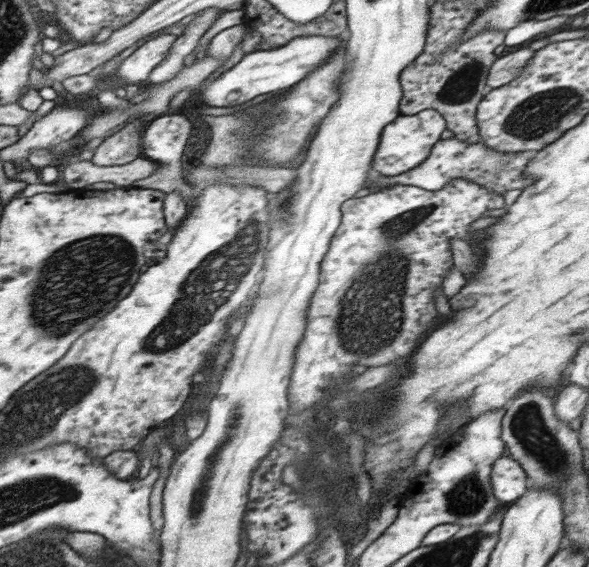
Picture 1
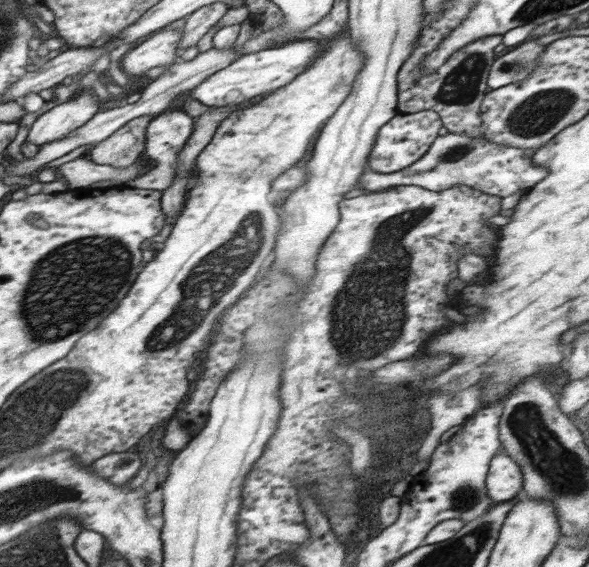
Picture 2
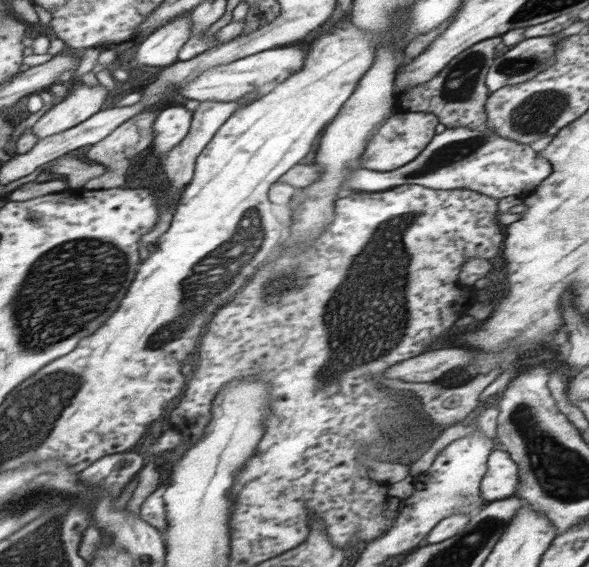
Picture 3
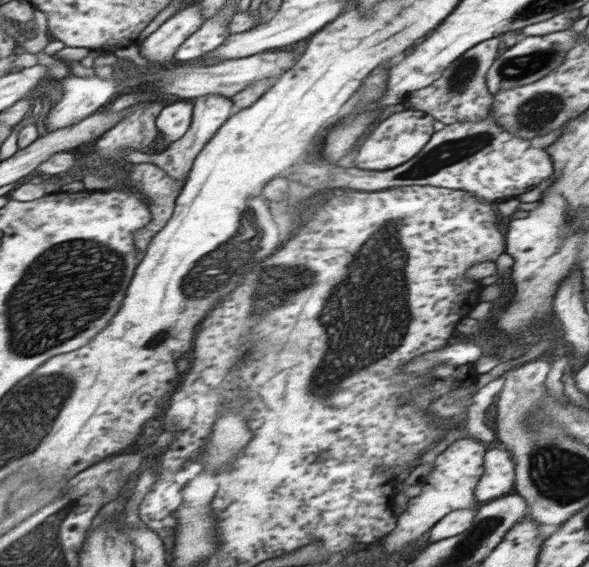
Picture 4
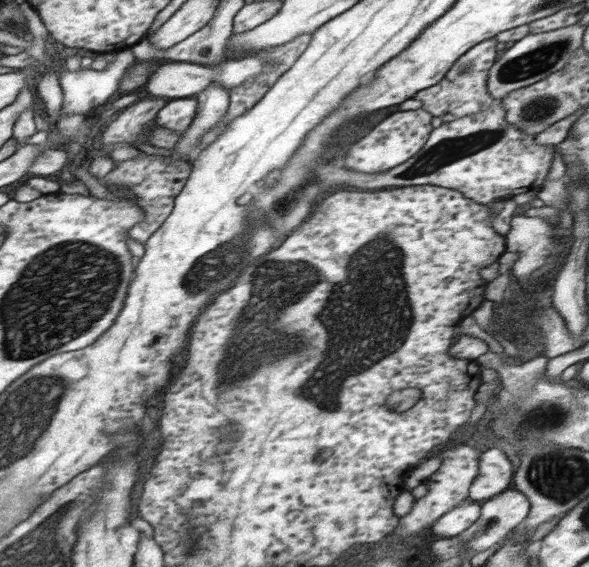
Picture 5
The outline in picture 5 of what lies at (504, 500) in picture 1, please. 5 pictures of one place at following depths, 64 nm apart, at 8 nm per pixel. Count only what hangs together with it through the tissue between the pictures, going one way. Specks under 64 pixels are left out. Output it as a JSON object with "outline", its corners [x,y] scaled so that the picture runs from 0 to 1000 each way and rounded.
{"outline":[[[832,790],[815,801],[812,836],[798,855],[798,882],[829,882],[871,854],[869,815],[847,790]]]}

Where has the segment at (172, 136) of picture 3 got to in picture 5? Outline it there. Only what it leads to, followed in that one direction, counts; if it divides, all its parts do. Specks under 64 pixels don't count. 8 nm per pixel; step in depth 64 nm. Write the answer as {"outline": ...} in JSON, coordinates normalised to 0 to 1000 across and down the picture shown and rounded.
{"outline":[[[333,169],[292,175],[265,199],[261,219],[299,231],[314,231],[333,205],[334,187]]]}

